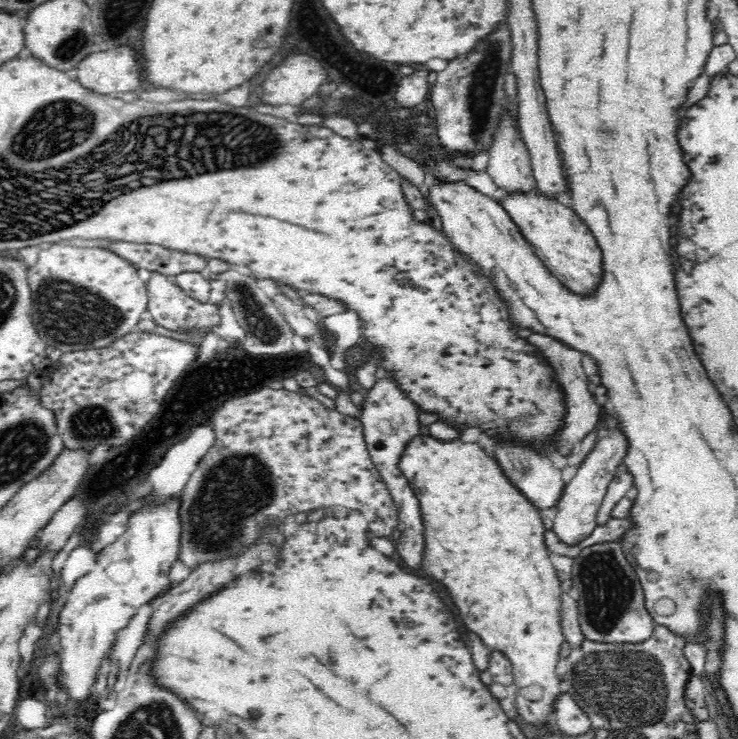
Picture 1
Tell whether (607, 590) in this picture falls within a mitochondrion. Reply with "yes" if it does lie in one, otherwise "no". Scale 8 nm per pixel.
yes

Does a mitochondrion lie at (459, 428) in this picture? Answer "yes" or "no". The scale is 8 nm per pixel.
no

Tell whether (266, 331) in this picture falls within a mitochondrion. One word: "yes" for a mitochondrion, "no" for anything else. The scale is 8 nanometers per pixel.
yes

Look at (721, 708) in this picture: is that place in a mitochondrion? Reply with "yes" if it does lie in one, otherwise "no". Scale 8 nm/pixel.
no

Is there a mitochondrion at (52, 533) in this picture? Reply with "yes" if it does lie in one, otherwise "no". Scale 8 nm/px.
no

